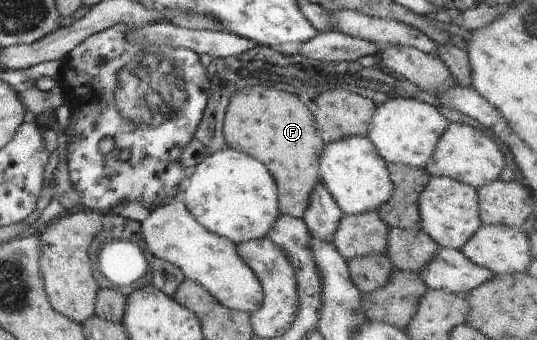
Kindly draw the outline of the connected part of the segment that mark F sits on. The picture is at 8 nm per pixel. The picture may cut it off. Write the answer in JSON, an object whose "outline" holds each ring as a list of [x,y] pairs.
{"outline":[[[262,84],[244,87],[232,95],[226,107],[223,136],[228,147],[254,157],[270,170],[278,190],[281,215],[302,218],[310,193],[321,183],[319,161],[325,145],[307,102]]]}

